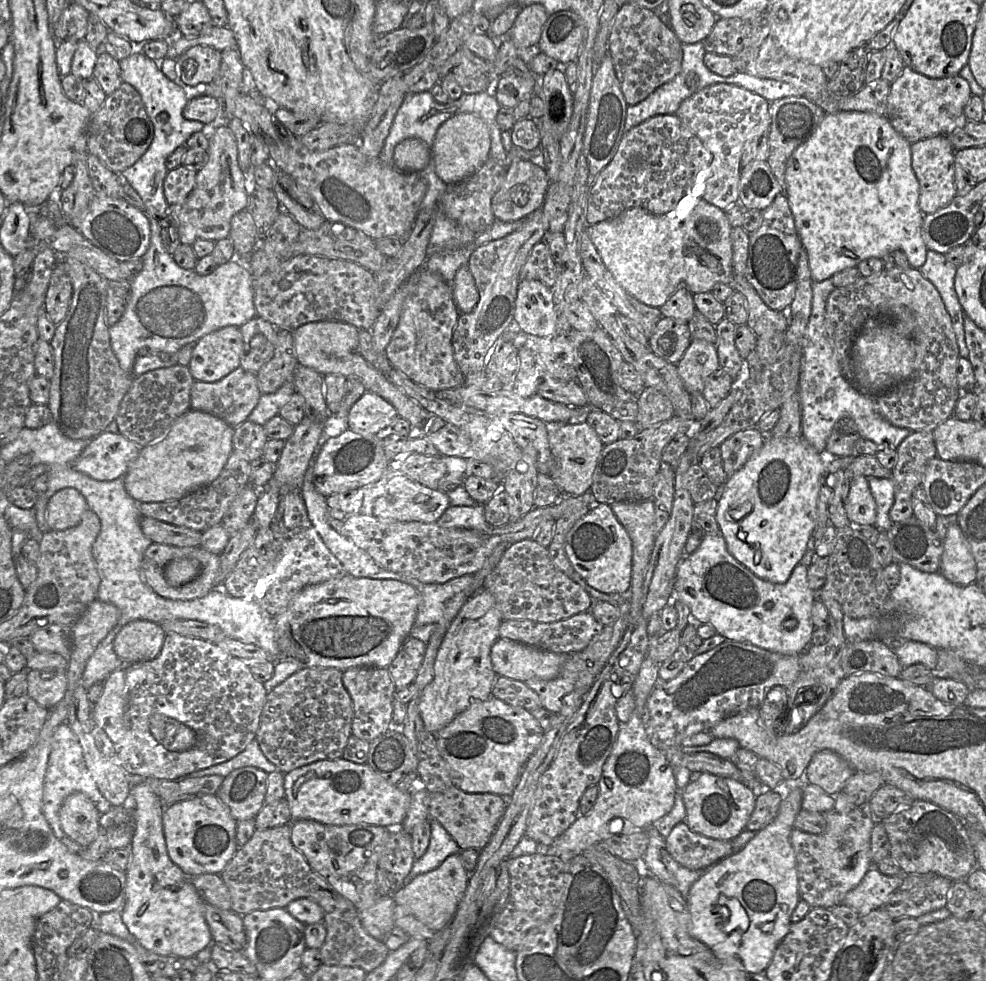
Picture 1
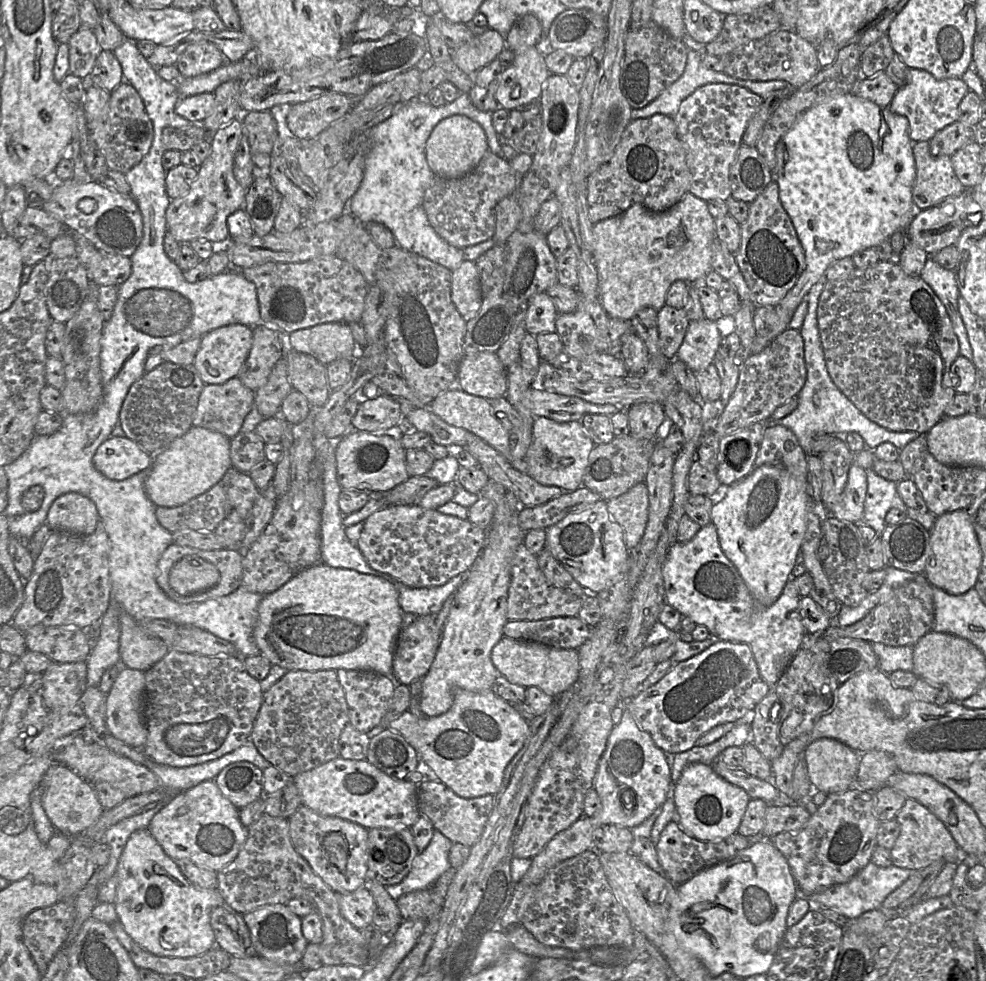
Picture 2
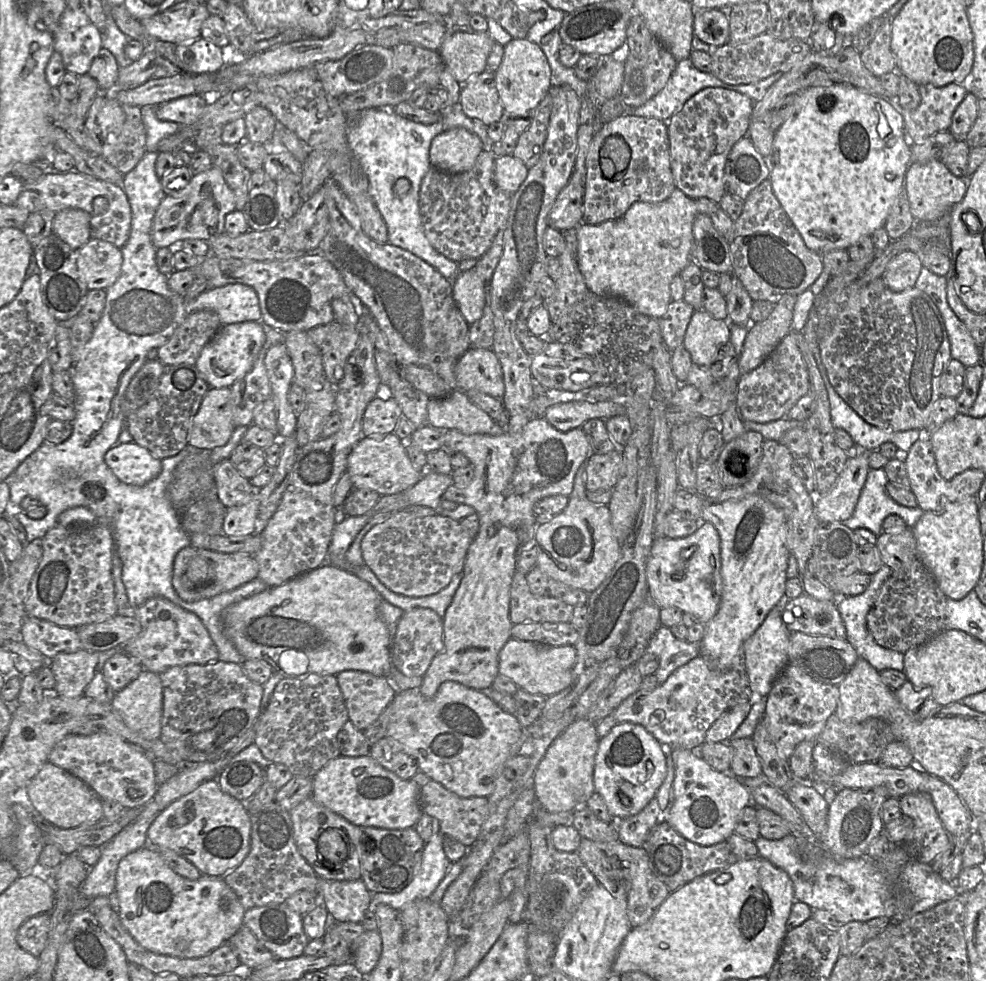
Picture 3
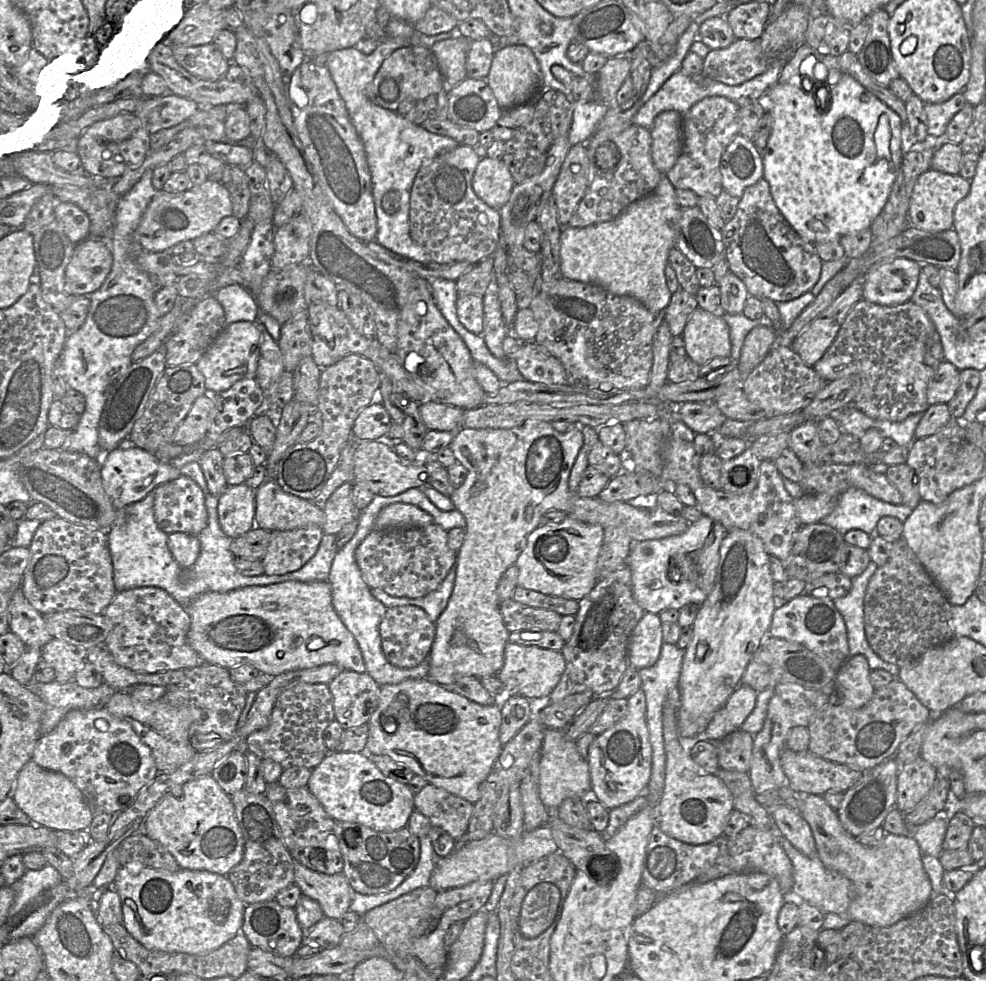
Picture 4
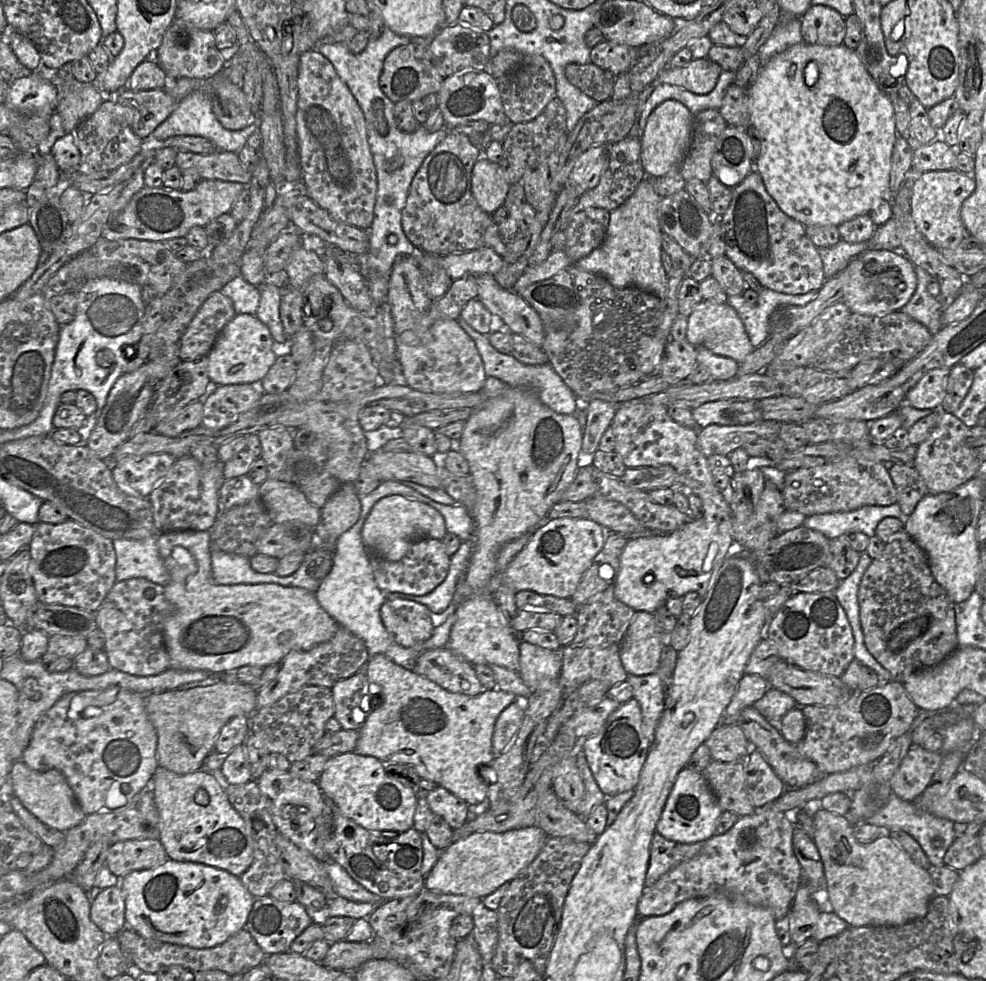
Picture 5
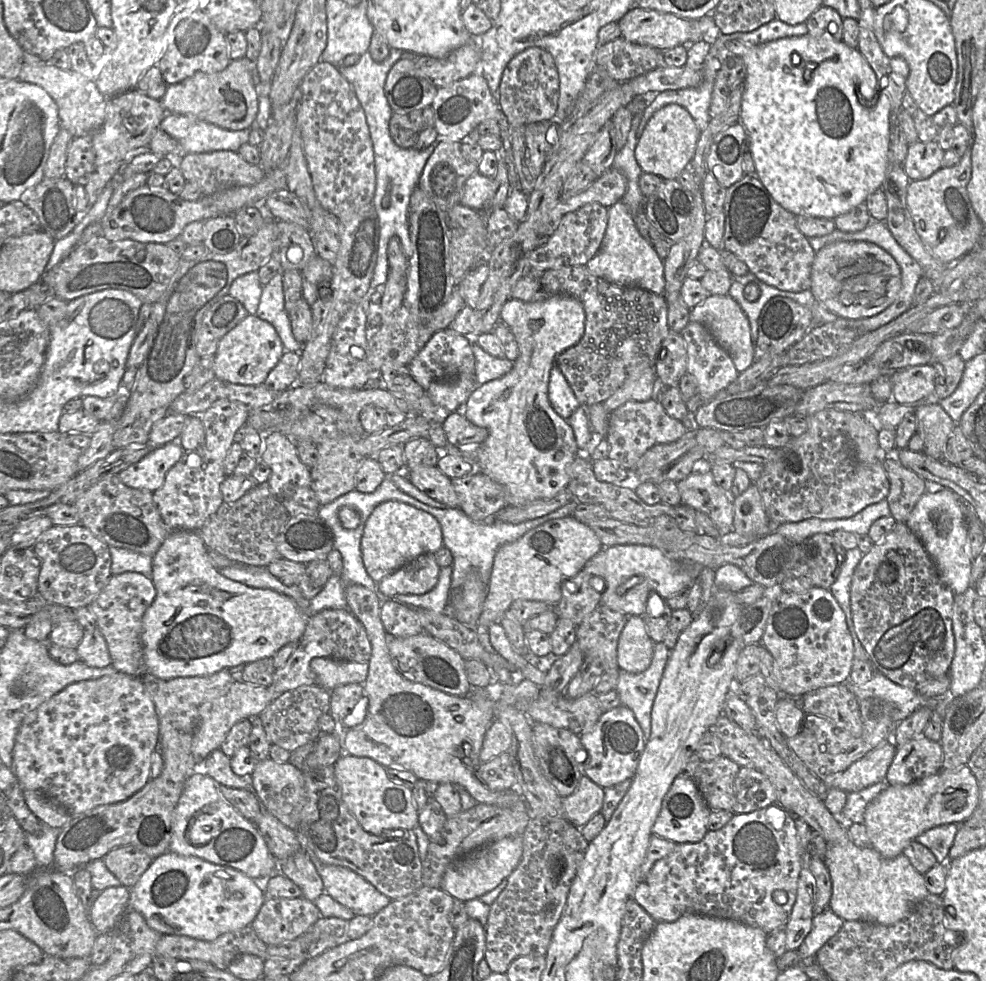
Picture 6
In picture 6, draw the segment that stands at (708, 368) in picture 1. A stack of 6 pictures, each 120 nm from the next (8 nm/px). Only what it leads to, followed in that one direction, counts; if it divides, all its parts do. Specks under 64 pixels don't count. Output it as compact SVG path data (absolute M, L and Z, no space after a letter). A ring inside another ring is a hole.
M710 295L702 303L690 310L689 321L703 324L725 349L739 373L748 369L754 362L754 344L751 339L749 320L741 306L729 295Z

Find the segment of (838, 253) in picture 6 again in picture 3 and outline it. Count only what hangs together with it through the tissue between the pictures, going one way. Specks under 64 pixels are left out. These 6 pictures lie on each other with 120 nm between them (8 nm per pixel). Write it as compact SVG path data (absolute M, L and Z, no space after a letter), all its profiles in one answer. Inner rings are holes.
M904 251L890 260L881 278L893 292L913 288L923 268L921 256L913 251Z

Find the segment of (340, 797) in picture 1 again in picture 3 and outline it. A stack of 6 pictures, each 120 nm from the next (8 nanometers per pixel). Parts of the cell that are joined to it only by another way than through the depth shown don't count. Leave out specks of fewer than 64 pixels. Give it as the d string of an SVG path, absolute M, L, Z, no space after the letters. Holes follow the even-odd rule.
M369 754L360 757L339 755L313 777L311 797L322 806L357 826L382 829L414 828L421 817L417 784L402 780L383 768Z

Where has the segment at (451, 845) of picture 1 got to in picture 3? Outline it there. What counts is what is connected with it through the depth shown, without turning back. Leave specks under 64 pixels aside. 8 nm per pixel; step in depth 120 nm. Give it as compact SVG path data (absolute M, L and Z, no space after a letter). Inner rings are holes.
M443 835L432 836L425 844L420 867L412 881L401 891L396 893L372 894L369 910L375 910L376 905L386 904L399 910L408 902L429 898L446 875L451 862L443 849Z

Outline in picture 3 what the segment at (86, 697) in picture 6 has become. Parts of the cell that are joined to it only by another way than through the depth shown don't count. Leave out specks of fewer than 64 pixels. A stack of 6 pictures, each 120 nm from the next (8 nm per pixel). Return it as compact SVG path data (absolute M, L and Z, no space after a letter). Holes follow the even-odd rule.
M99 731L88 736L70 734L52 749L48 762L82 780L101 800L117 802L126 809L144 807L158 789L153 761L113 732Z

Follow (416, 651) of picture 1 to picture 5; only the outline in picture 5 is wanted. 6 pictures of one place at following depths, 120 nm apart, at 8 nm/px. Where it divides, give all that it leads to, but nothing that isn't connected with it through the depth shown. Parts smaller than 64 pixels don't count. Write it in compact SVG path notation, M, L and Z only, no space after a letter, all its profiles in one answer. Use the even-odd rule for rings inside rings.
M385 600L381 620L394 641L405 648L428 640L434 630L433 614L423 605L409 600Z

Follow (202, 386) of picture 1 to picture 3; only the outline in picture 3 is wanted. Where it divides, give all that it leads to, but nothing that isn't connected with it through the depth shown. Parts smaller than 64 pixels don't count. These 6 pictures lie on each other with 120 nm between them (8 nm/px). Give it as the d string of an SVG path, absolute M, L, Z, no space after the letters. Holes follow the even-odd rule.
M230 387L211 388L205 394L189 428L189 446L212 450L229 441L235 430L230 411L230 397Z

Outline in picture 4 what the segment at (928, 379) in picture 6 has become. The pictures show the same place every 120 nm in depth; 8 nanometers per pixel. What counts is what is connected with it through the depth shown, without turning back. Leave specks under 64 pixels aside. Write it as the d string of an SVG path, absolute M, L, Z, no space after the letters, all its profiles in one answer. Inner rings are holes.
M943 361L938 366L927 387L927 402L930 405L947 404L960 385L960 370L952 363Z

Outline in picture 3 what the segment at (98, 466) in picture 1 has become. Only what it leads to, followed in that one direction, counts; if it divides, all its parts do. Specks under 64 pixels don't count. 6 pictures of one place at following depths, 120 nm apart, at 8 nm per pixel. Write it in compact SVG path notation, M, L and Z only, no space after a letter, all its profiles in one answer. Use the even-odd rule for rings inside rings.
M118 442L105 454L104 459L114 475L129 485L144 485L162 471L161 460L135 442Z

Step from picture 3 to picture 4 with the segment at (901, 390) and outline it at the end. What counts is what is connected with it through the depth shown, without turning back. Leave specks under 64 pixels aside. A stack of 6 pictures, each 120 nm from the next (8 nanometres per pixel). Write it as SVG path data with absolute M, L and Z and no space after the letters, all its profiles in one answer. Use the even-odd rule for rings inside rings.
M861 299L853 306L851 311L848 313L835 340L826 350L821 359L815 363L813 368L827 382L849 377L851 375L858 375L861 378L861 387L859 392L853 399L853 406L863 412L866 416L874 420L900 422L906 419L911 414L920 412L924 413L928 409L929 404L927 402L927 387L930 380L933 378L938 366L943 361L945 360L940 336L936 330L934 323L920 306L910 300L896 306L883 306Z

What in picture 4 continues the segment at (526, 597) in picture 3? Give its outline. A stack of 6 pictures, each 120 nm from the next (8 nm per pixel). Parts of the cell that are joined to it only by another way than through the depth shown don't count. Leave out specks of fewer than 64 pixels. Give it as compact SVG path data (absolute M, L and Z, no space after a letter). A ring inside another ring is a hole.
M509 598L501 602L500 612L508 631L549 630L557 631L562 616L543 608L534 608Z

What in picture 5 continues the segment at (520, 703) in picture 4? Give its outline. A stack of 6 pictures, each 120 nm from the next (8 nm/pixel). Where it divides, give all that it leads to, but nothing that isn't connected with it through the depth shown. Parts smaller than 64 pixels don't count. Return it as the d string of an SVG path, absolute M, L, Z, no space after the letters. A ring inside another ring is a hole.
M514 701L498 716L492 736L495 755L500 755L511 745L522 724L524 712L525 710Z

